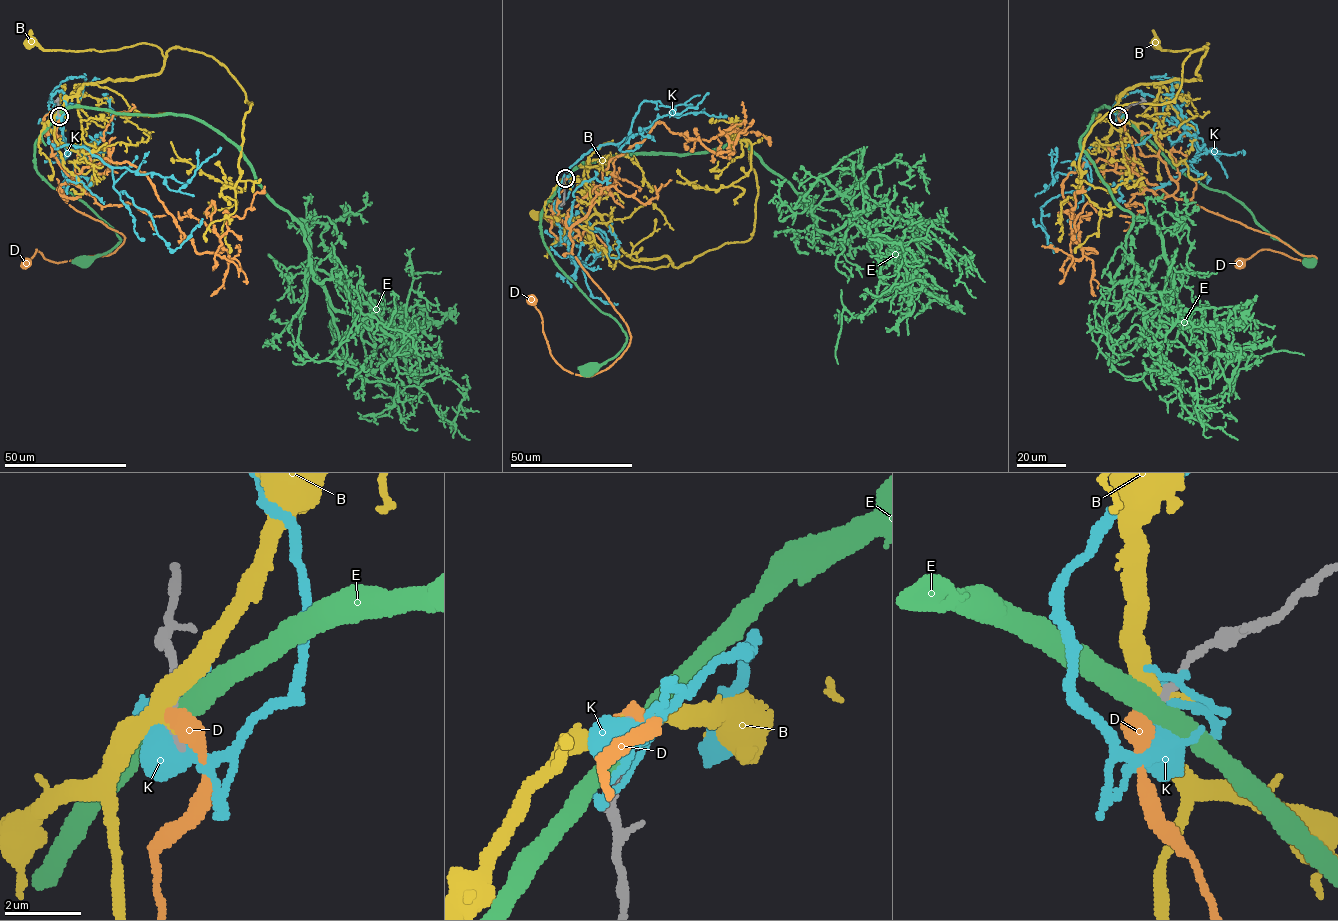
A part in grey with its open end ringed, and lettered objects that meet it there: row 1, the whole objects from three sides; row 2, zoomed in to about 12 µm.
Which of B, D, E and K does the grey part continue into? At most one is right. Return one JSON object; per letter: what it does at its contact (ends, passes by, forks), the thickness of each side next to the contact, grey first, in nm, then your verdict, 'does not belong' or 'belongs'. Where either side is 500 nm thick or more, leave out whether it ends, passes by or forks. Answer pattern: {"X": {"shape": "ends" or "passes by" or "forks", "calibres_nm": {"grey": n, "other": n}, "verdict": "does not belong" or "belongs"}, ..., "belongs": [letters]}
{"B": {"shape": "forks", "calibres_nm": {"grey": 320, "other": 420}, "verdict": "does not belong"}, "D": {"calibres_nm": {"grey": 280, "other": 600}, "verdict": "does not belong"}, "E": {"shape": "passes by", "calibres_nm": {"grey": 320, "other": 480}, "verdict": "does not belong"}, "K": {"calibres_nm": {"grey": 280, "other": 550}, "verdict": "does not belong"}, "belongs": []}

